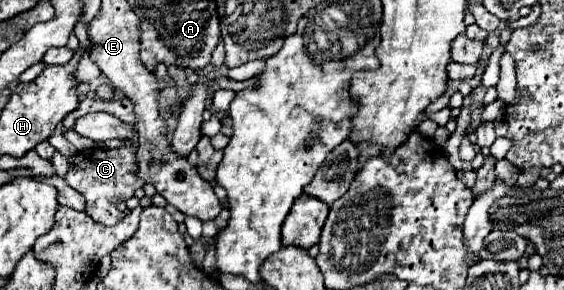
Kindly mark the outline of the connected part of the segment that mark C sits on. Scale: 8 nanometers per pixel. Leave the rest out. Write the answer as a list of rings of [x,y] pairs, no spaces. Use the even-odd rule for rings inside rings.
[[[137,143],[119,147],[119,149],[87,149],[69,157],[69,171],[65,181],[85,197],[85,213],[101,225],[115,225],[125,215],[117,211],[119,201],[133,197],[135,189],[143,187],[143,181],[137,177]]]

